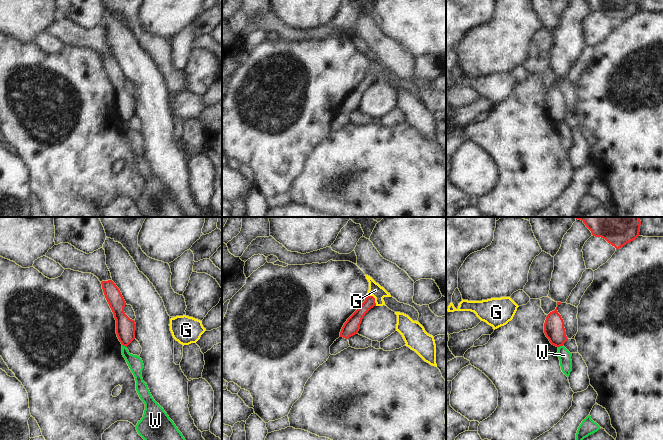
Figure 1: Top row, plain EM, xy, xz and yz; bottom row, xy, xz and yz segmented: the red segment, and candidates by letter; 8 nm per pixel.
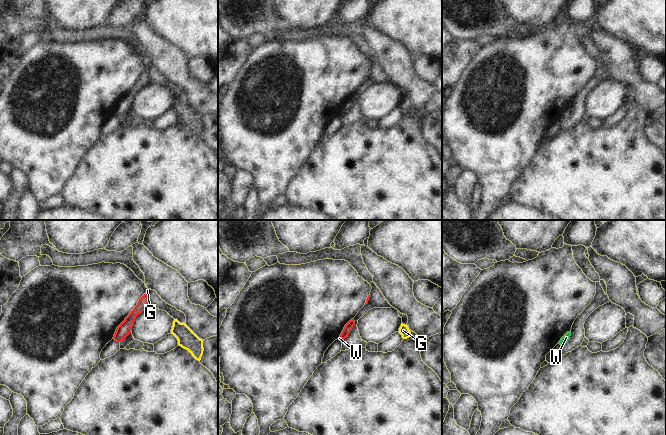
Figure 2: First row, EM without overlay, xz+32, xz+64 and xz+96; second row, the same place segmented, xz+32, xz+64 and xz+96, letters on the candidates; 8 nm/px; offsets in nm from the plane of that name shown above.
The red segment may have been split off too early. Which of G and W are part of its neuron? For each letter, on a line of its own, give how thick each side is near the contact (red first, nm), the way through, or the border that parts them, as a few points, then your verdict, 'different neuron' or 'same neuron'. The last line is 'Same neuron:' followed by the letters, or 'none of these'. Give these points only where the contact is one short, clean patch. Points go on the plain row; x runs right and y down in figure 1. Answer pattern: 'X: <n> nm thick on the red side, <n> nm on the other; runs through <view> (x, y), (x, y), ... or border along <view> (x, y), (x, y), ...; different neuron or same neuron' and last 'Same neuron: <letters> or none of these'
G: 110 nm thick on the red side, 110 nm on the other; border along xz (367, 70), (374, 74), (376, 81); different neuron
W: 160 nm thick on the red side, 120 nm on the other; border along xy (122, 120), (126, 123); different neuron
Same neuron: none of these

